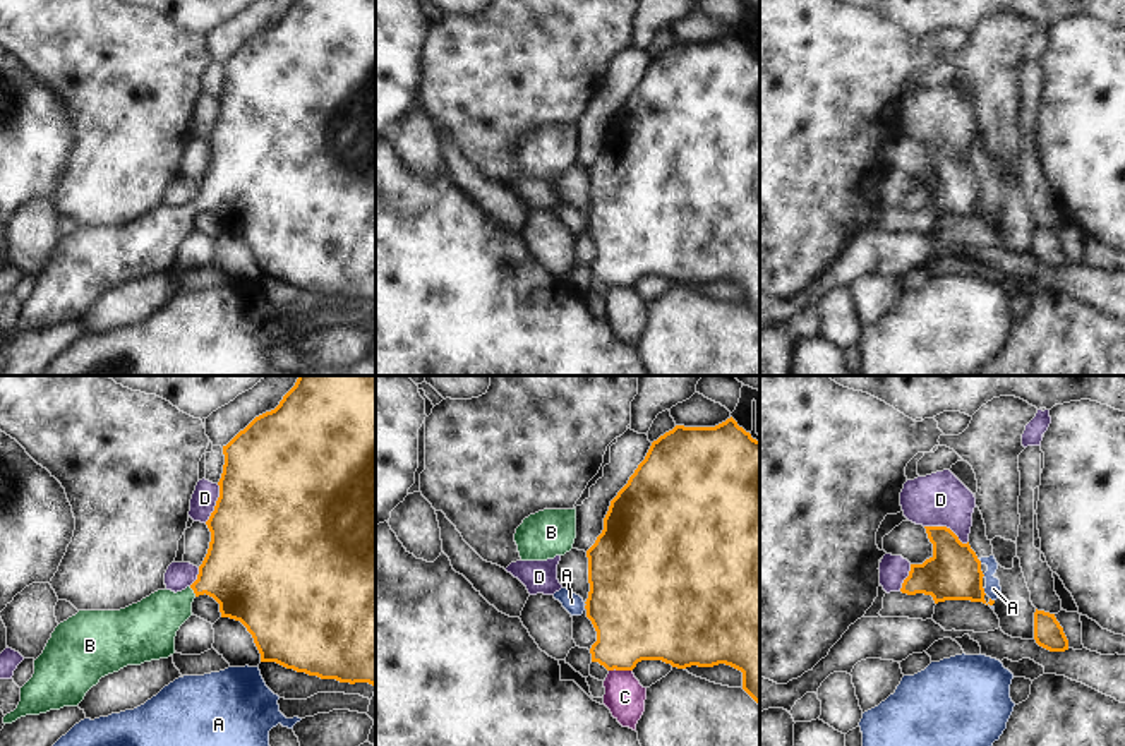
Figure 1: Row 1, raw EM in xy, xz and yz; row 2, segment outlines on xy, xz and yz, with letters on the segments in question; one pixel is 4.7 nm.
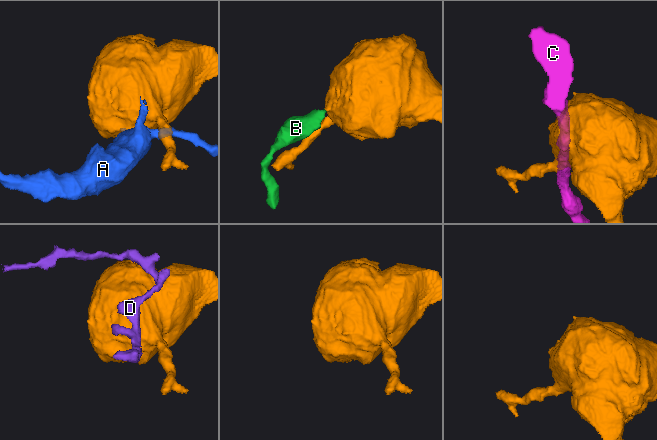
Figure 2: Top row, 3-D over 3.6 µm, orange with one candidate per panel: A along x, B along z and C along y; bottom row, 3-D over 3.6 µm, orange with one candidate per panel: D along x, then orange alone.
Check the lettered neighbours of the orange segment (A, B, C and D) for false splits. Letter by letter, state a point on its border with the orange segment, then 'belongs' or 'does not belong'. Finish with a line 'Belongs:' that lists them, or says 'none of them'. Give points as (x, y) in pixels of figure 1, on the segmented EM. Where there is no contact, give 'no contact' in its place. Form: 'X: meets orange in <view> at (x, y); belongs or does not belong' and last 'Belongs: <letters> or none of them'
A: meets orange in yz at (983, 592); does not belong
B: meets orange in xy at (194, 592); belongs
C: meets orange in xz at (619, 669); does not belong
D: meets orange in yz at (945, 527); does not belong
Belongs: B

